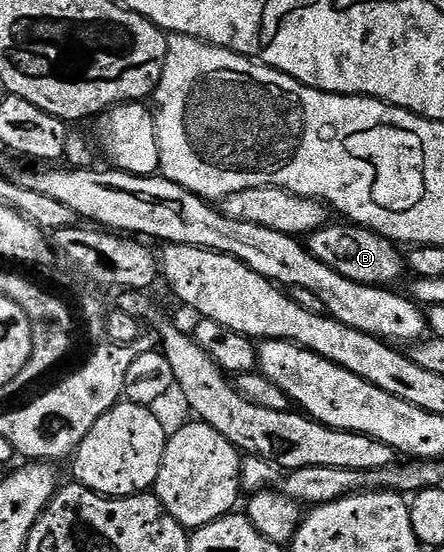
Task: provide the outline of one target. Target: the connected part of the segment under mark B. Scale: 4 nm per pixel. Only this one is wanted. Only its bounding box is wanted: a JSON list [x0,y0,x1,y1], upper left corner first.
[307,222,407,286]

